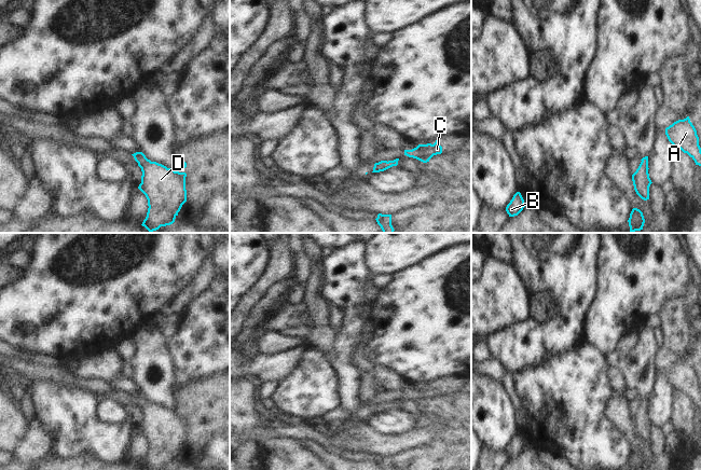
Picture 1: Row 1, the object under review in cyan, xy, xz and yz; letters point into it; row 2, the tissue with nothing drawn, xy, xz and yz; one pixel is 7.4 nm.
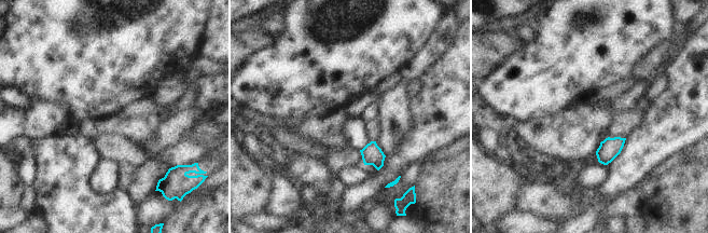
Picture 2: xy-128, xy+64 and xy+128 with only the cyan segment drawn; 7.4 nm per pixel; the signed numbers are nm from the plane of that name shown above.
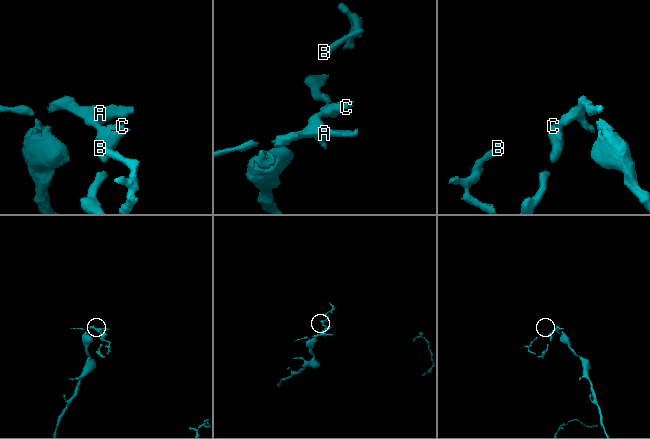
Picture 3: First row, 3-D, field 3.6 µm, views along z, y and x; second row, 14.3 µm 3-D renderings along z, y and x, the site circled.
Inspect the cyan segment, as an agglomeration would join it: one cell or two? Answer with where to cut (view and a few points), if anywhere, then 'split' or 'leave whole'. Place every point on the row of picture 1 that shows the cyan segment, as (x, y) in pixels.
no cut | leave whole

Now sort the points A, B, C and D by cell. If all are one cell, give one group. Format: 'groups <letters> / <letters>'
groups A B C D

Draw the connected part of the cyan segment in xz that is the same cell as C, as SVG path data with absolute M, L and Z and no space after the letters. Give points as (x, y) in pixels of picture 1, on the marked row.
M440 137L437 138L434 144L418 144L412 150L404 150L404 155L416 158L423 163L429 162L429 160L437 154L442 153L442 147L440 146Z

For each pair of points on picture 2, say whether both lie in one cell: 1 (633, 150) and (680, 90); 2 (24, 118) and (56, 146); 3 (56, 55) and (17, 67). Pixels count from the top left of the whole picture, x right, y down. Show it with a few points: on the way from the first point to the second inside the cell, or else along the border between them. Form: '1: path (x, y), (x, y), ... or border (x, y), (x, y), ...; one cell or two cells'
1: path (649, 137), (680, 106); one cell
2: border (55, 134), (31, 141); two cells
3: path (46, 55), (27, 57); one cell

